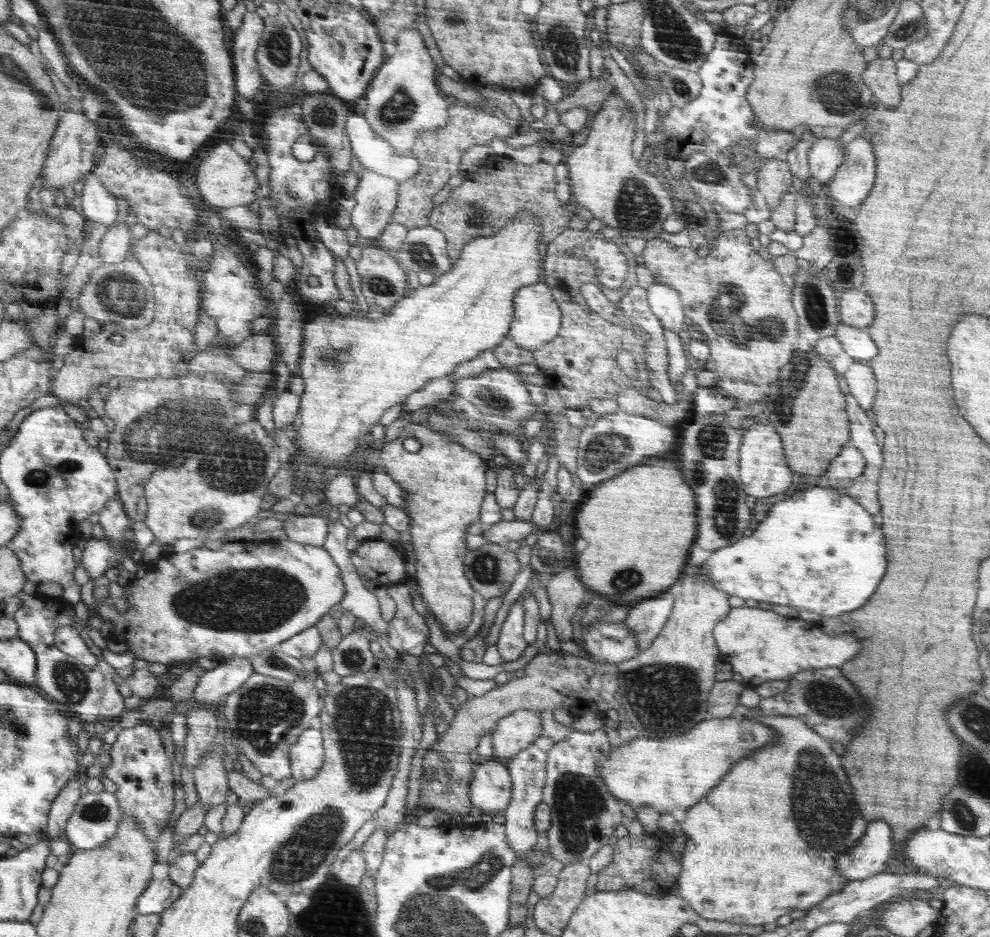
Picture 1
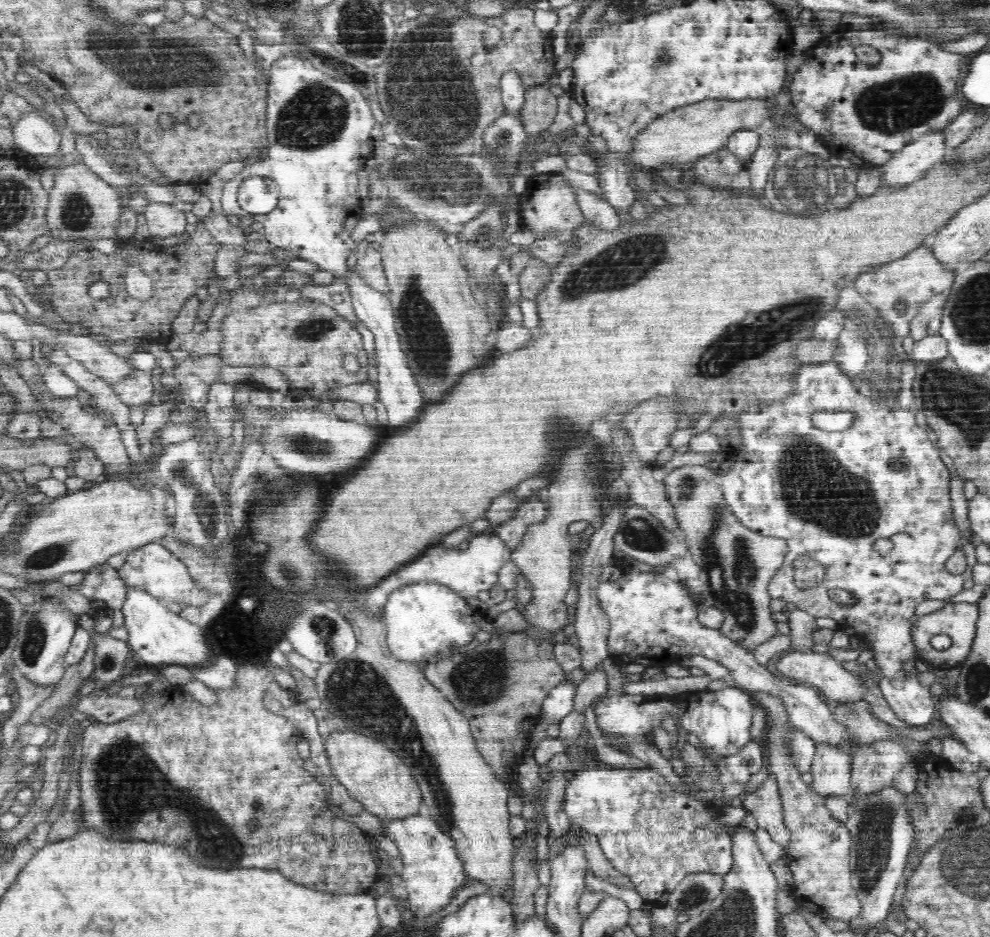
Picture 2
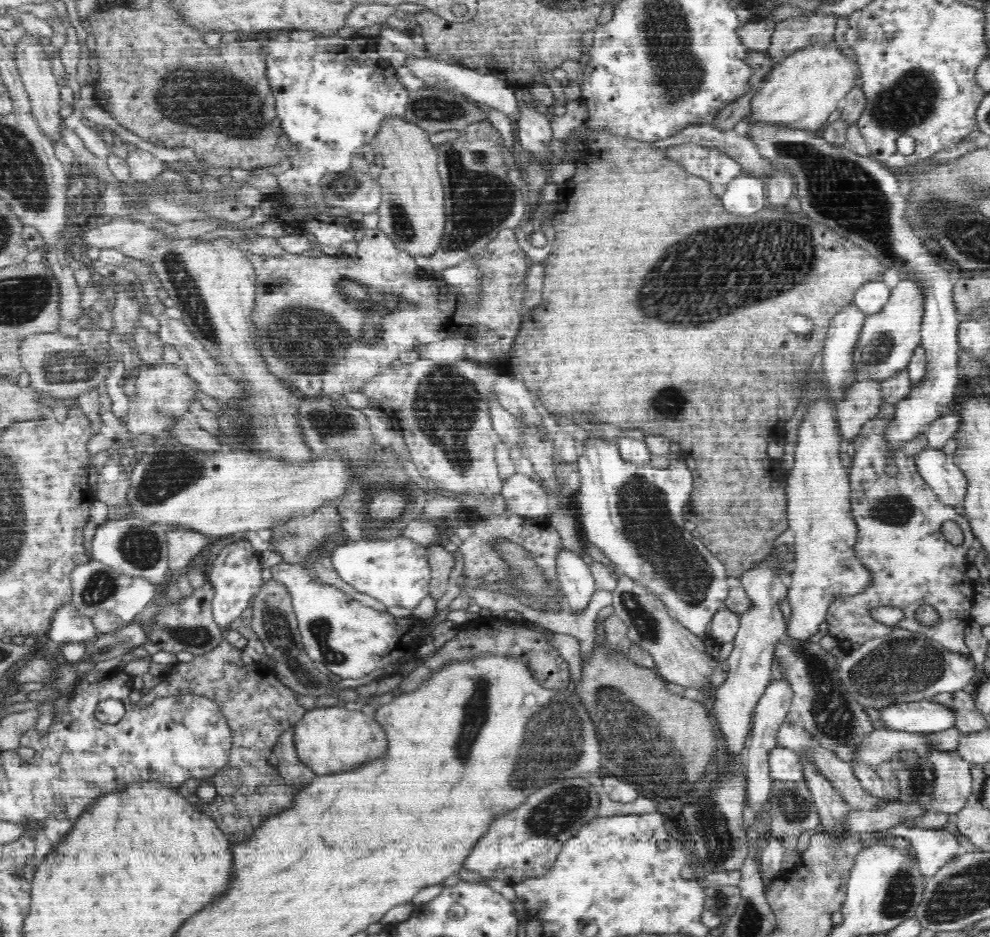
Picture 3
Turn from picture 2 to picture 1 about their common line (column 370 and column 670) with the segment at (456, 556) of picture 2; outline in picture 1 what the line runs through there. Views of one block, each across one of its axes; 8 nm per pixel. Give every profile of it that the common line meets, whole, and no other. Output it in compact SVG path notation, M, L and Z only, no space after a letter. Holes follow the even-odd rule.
M662 591L660 595L642 599L629 609L622 624L638 642L639 653L646 650L665 627L672 615L674 601L672 592Z

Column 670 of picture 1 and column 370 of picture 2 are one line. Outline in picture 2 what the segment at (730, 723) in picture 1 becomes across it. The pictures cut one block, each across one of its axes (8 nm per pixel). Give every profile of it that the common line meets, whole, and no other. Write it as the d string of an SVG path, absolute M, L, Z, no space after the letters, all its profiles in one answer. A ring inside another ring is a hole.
M346 728L343 731L336 731L329 734L324 739L324 746L330 768L332 769L331 774L335 776L335 780L343 784L349 795L354 800L361 802L365 810L371 815L379 817L384 821L389 821L408 819L410 816L424 812L421 789L416 780L414 780L408 765L404 764L396 753L392 752L380 741Z

